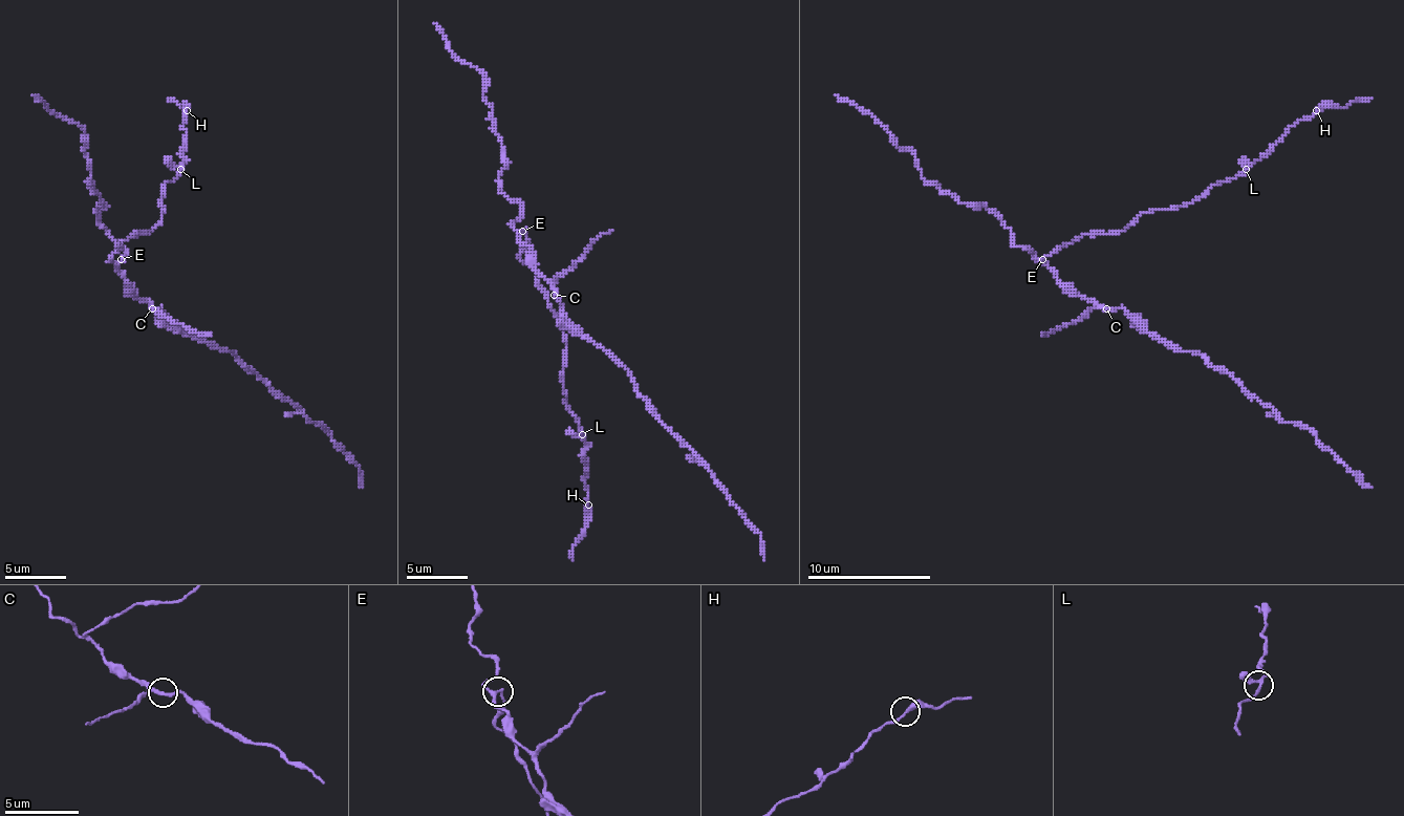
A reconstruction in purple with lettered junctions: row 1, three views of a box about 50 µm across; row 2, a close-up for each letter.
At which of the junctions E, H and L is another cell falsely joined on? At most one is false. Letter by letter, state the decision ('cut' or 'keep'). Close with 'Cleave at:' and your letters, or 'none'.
E: cut
H: keep
L: keep
Cleave at: E

